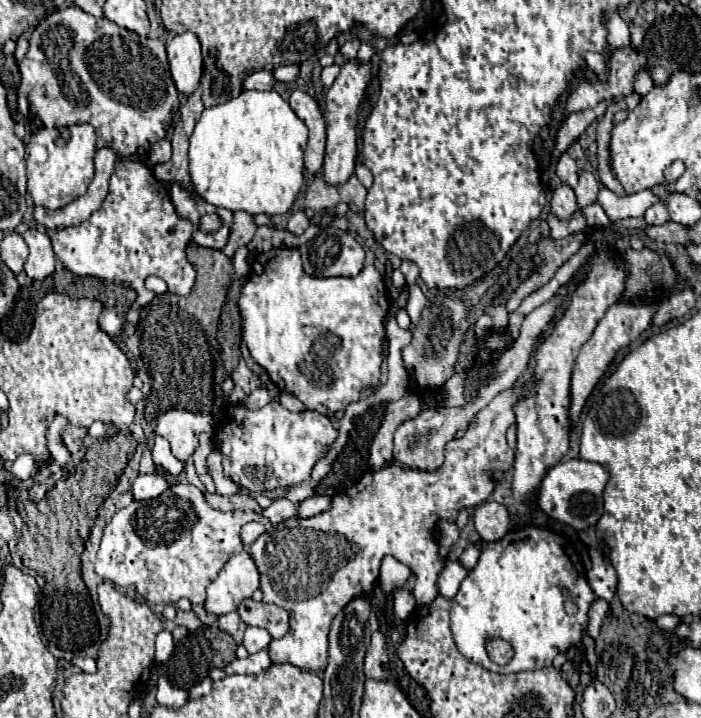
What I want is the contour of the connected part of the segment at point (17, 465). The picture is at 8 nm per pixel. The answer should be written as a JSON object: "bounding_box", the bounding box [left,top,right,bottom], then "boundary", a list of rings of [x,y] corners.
{"bounding_box":[10,454,37,481],"boundary":[[[31,454],[20,455],[10,467],[11,474],[19,480],[25,481],[36,471],[37,466]]]}

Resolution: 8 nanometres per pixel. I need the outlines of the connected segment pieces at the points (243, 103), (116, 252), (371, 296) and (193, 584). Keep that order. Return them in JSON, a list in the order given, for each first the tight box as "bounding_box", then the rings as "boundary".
[{"bounding_box":[189,90,307,214],"boundary":[[[245,90],[225,104],[207,108],[195,132],[189,138],[189,174],[195,192],[217,208],[231,212],[245,210],[249,214],[285,214],[293,206],[303,184],[303,148],[307,144],[307,126],[295,116],[291,106],[275,92]]]},{"bounding_box":[51,160,195,306],"boundary":[[[119,160],[103,206],[79,226],[57,230],[51,242],[55,256],[67,270],[77,276],[97,276],[101,280],[129,284],[139,294],[137,304],[145,306],[154,298],[154,293],[145,288],[145,278],[151,274],[163,278],[171,294],[185,296],[191,292],[195,270],[185,254],[191,234],[193,224],[177,216],[167,188],[153,172],[141,162]]]},{"bounding_box":[239,248,389,414],"boundary":[[[275,248],[277,250],[277,256],[269,258],[265,264],[263,264],[263,272],[249,280],[243,290],[241,290],[241,296],[239,296],[239,312],[241,312],[241,326],[243,326],[243,342],[247,344],[253,360],[263,368],[267,370],[269,378],[273,380],[273,384],[277,384],[277,388],[281,392],[289,392],[293,396],[297,396],[305,408],[309,410],[317,410],[321,414],[333,414],[337,410],[345,410],[351,402],[357,402],[361,392],[365,388],[373,388],[379,380],[379,366],[381,366],[381,342],[385,338],[385,328],[383,328],[383,320],[387,316],[387,308],[389,308],[389,300],[387,300],[387,292],[385,292],[385,284],[383,284],[383,276],[379,274],[379,270],[375,266],[365,266],[359,276],[355,278],[315,278],[315,276],[309,276],[303,272],[303,264],[301,264],[301,254],[297,248]]]},{"bounding_box":[95,484,263,604],"boundary":[[[173,484],[159,498],[131,502],[127,508],[119,510],[111,518],[101,538],[95,572],[101,578],[111,580],[113,584],[131,588],[137,596],[141,596],[149,604],[175,604],[181,598],[189,598],[191,604],[203,604],[209,582],[217,576],[217,572],[229,560],[229,556],[243,550],[239,538],[241,526],[253,520],[263,520],[263,516],[257,512],[243,512],[243,510],[219,512],[205,502],[203,492],[199,492],[195,486]]]}]

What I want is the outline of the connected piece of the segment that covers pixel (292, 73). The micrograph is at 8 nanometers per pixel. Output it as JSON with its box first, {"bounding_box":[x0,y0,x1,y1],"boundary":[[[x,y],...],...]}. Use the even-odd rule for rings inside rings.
{"bounding_box":[273,66,299,82],"boundary":[[[283,66],[283,68],[275,68],[273,70],[273,76],[275,80],[279,82],[291,82],[299,76],[299,66]]]}

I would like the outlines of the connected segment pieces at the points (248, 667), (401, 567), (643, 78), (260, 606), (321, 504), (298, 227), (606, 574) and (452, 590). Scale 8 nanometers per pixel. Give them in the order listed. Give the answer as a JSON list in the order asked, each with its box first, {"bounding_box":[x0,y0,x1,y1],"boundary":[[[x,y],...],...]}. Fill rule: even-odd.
[{"bounding_box":[225,650,271,674],"boundary":[[[261,650],[261,652],[257,652],[257,654],[249,654],[249,656],[243,658],[243,660],[239,660],[239,658],[233,660],[231,664],[225,666],[225,672],[227,672],[227,674],[259,674],[259,672],[263,672],[269,664],[271,664],[271,660],[269,660],[267,650]]]},{"bounding_box":[379,556,411,594],"boundary":[[[385,556],[381,562],[381,576],[379,576],[379,582],[381,582],[385,594],[391,594],[395,588],[403,586],[407,582],[409,574],[411,574],[411,570],[405,564],[395,560],[393,556]]]},{"bounding_box":[635,70,655,96],"boundary":[[[643,70],[643,72],[639,72],[639,74],[637,74],[637,78],[635,78],[635,92],[637,92],[639,96],[649,94],[653,86],[655,86],[655,82],[653,82],[653,78],[649,76],[649,72],[647,72],[647,70]]]},{"bounding_box":[237,598,289,638],"boundary":[[[247,598],[239,604],[237,612],[247,626],[265,628],[273,638],[281,638],[289,630],[289,612],[275,604],[253,602],[251,598]]]},{"bounding_box":[297,494,329,518],"boundary":[[[316,494],[311,498],[307,498],[307,500],[303,500],[303,502],[299,502],[297,514],[301,518],[311,518],[319,514],[319,512],[327,510],[327,508],[329,508],[329,496]]]},{"bounding_box":[287,210,309,236],"boundary":[[[297,210],[289,216],[289,224],[287,224],[287,230],[295,236],[301,236],[305,230],[309,228],[309,218],[305,216],[303,210]]]},{"bounding_box":[587,547,617,602],"boundary":[[[589,547],[589,555],[592,562],[592,568],[587,572],[589,586],[593,588],[597,598],[603,598],[611,602],[615,595],[615,586],[617,586],[617,574],[615,568],[611,566],[609,558],[593,547]]]},{"bounding_box":[439,558,471,596],"boundary":[[[445,558],[445,570],[439,576],[439,594],[443,596],[455,596],[459,590],[459,584],[467,578],[467,572],[471,572],[469,568],[465,568],[459,560],[449,560]]]}]

